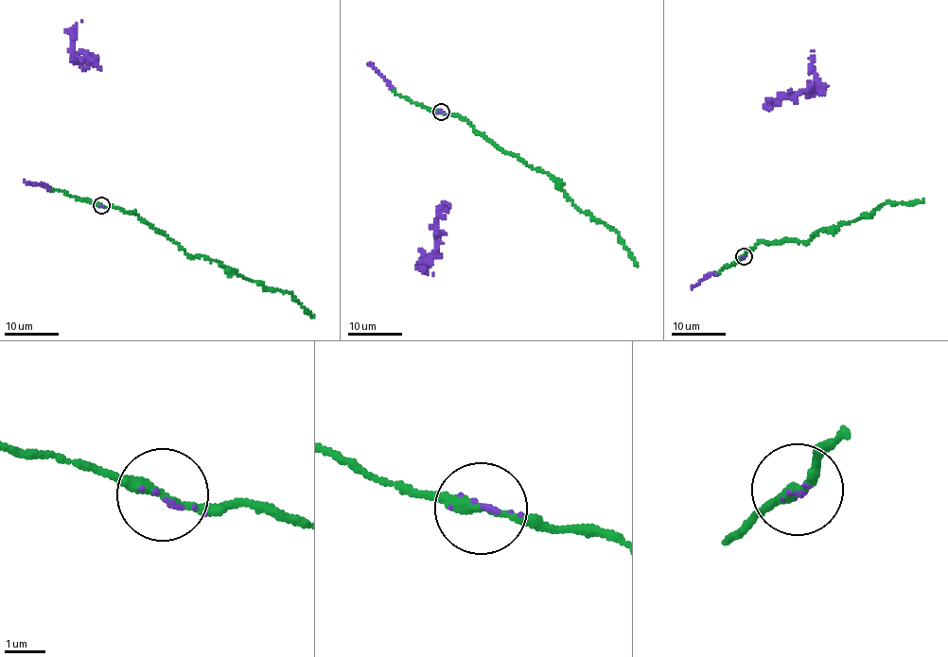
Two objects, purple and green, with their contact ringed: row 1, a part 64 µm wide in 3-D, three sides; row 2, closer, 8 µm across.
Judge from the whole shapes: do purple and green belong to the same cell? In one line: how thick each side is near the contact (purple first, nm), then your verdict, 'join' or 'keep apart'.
90/220 nm | join

